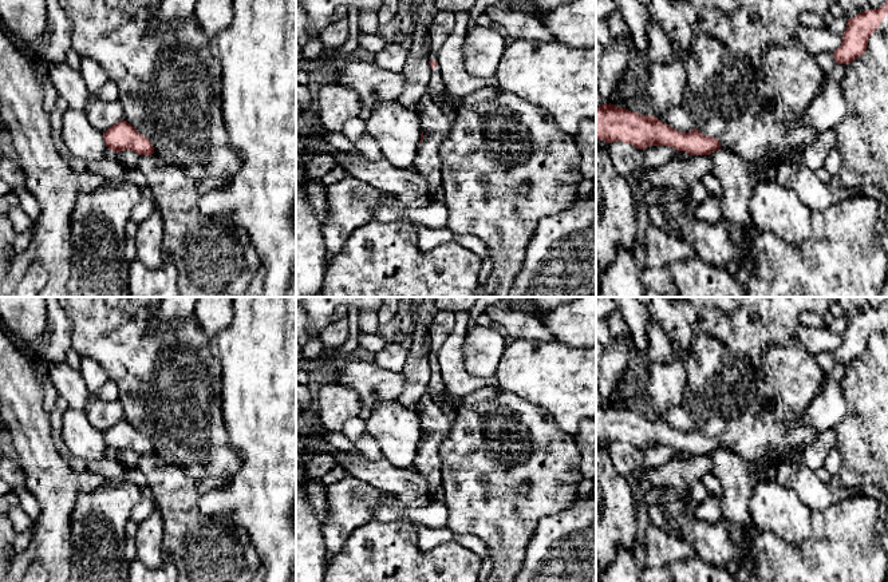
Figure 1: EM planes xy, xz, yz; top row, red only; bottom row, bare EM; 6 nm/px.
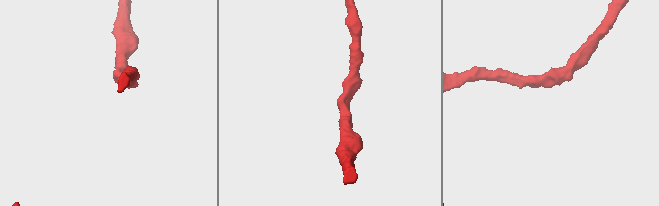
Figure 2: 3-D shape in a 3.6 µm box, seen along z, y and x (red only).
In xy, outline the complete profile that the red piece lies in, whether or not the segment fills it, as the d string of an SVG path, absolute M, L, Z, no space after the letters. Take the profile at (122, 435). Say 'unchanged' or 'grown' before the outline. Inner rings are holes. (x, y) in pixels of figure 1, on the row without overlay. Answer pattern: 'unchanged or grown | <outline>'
unchanged | M126 420L117 421L103 432L104 443L114 452L131 450L139 455L154 454L151 442Z

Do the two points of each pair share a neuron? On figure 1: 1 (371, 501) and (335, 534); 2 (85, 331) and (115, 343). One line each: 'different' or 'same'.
1: same
2: same

